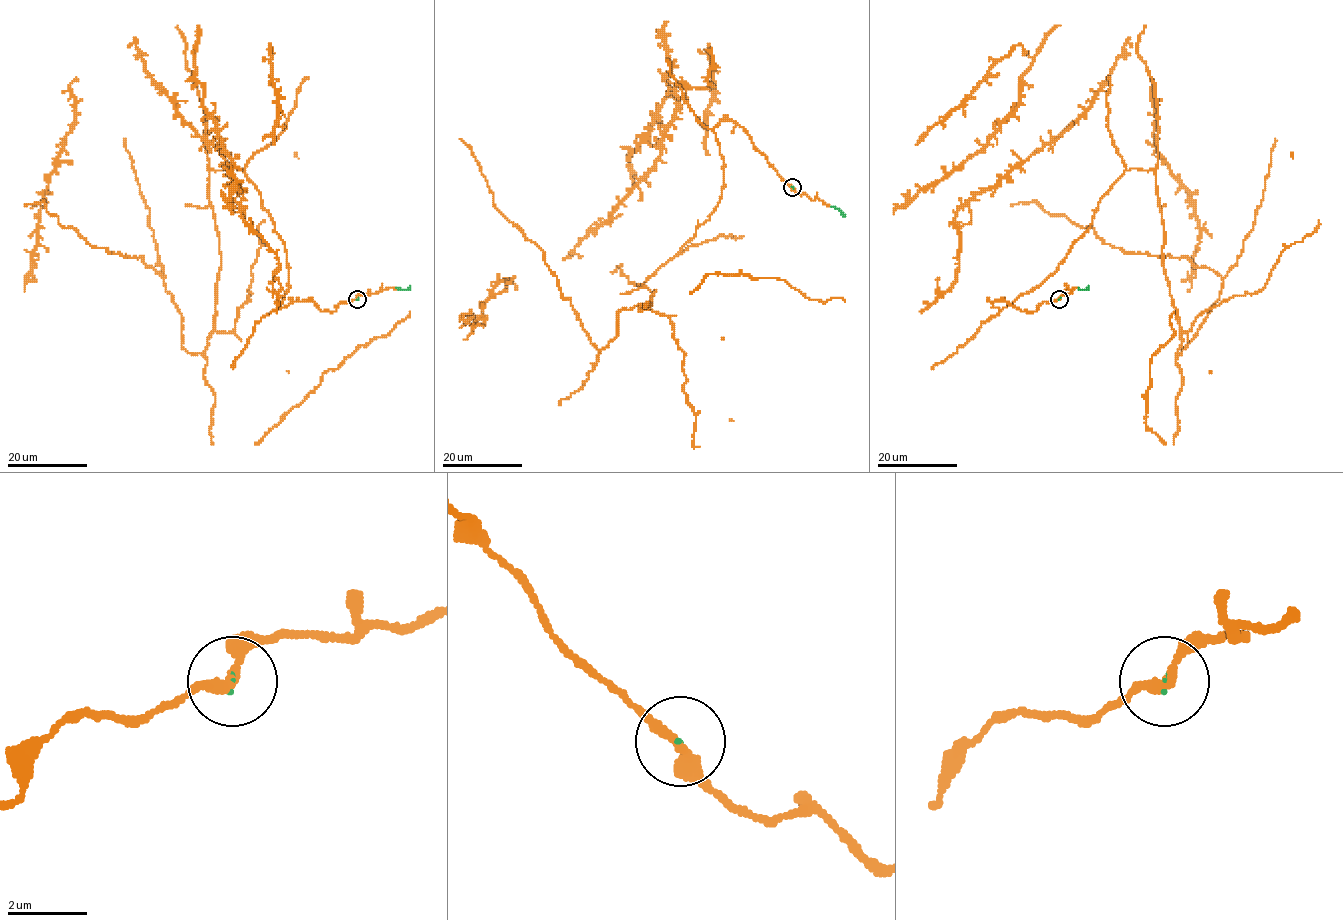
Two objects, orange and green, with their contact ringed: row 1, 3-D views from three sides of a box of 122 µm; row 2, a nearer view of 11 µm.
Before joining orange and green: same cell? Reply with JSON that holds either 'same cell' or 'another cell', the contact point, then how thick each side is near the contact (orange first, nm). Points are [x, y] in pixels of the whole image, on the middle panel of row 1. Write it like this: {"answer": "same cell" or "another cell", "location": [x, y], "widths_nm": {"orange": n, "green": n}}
{"answer": "same cell", "location": [792, 187], "widths_nm": {"orange": 240, "green": 40}}

